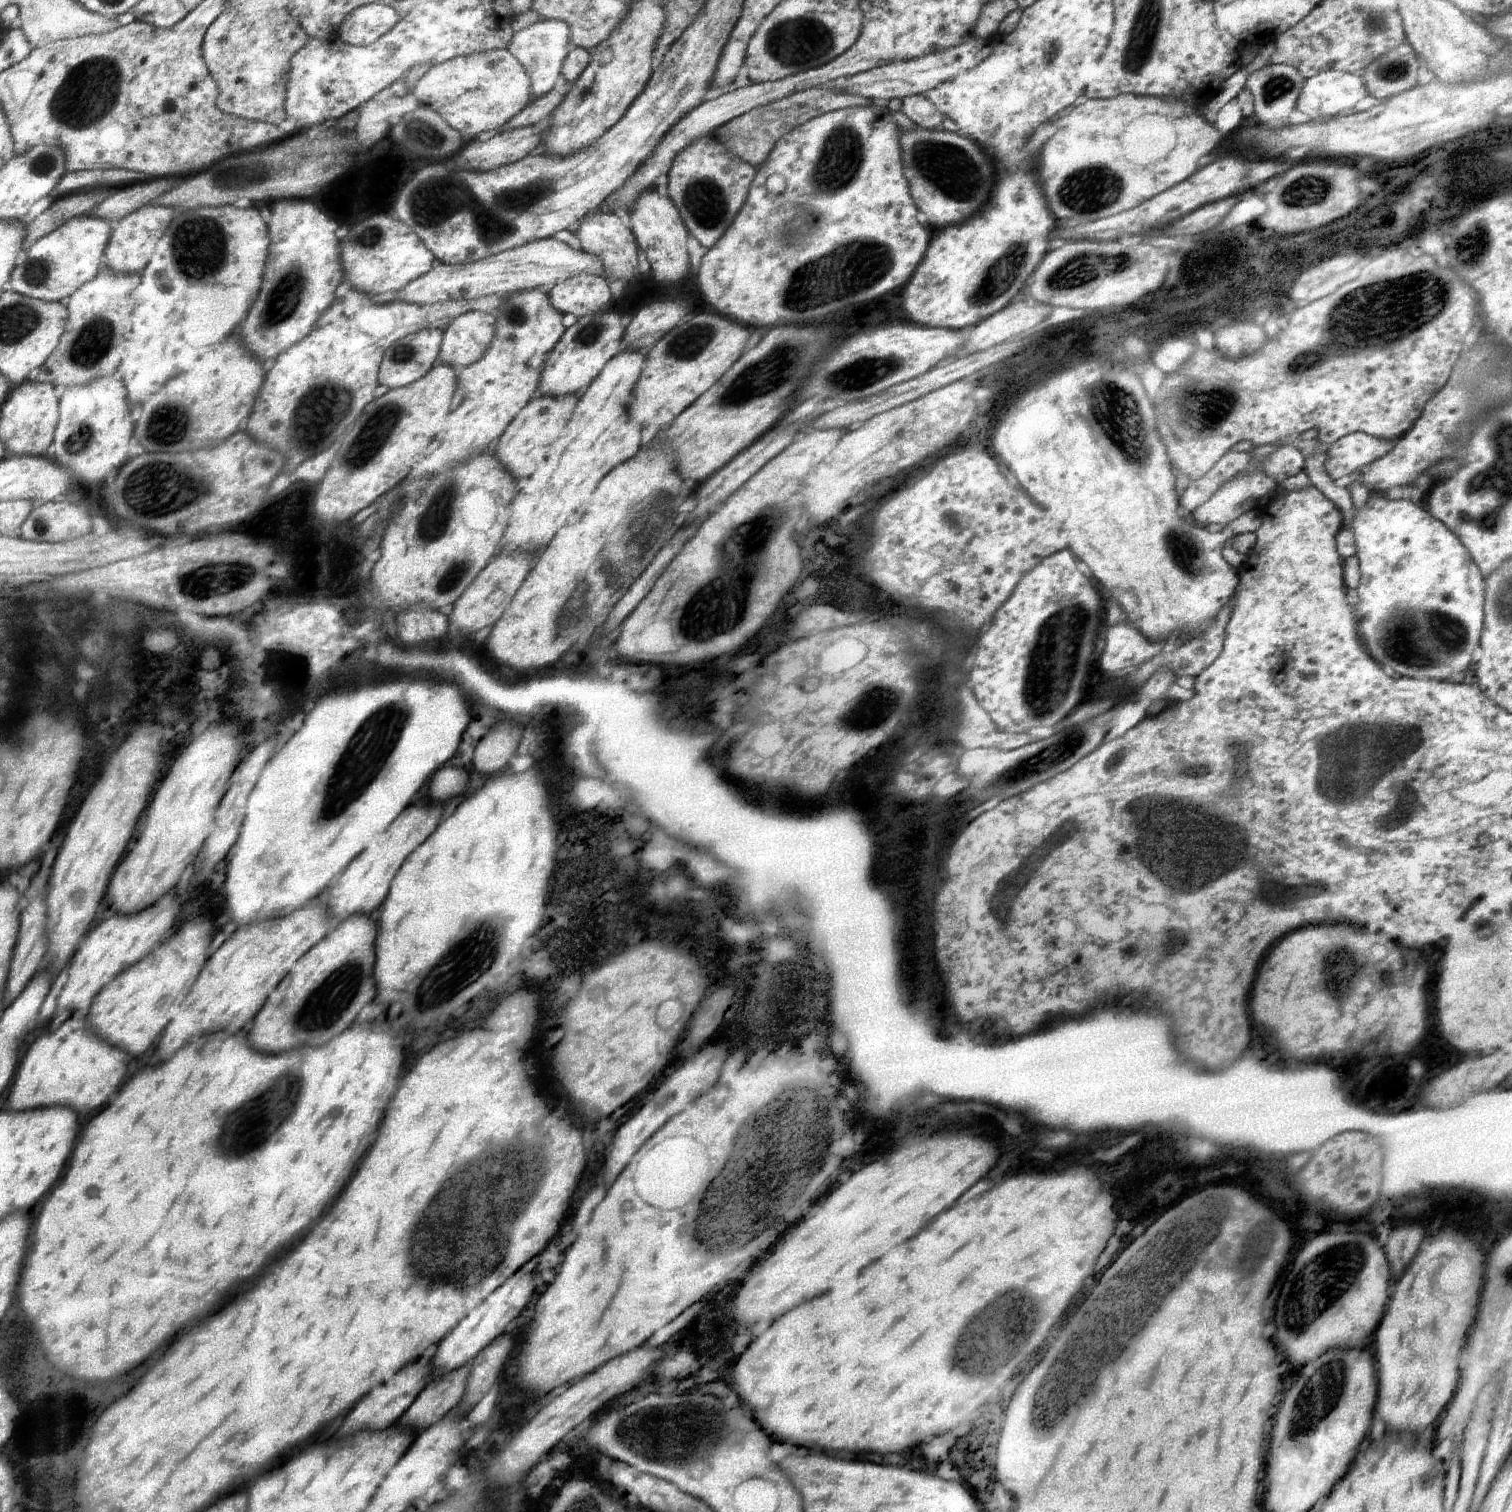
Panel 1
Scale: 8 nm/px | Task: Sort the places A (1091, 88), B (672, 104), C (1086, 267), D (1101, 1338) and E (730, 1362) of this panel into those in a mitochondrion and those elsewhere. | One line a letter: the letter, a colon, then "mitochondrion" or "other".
A: other
B: other
C: mitochondrion
D: mitochondrion
E: other

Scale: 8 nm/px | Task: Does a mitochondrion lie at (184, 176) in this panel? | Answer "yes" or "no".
no

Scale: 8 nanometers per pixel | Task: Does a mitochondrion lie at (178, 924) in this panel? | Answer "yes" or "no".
no

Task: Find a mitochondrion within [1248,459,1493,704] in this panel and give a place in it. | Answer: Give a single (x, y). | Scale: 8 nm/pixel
(1402, 642)

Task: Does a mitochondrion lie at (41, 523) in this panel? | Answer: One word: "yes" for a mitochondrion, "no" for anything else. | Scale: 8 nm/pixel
yes

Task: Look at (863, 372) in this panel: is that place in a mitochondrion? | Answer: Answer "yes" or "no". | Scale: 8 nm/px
yes

